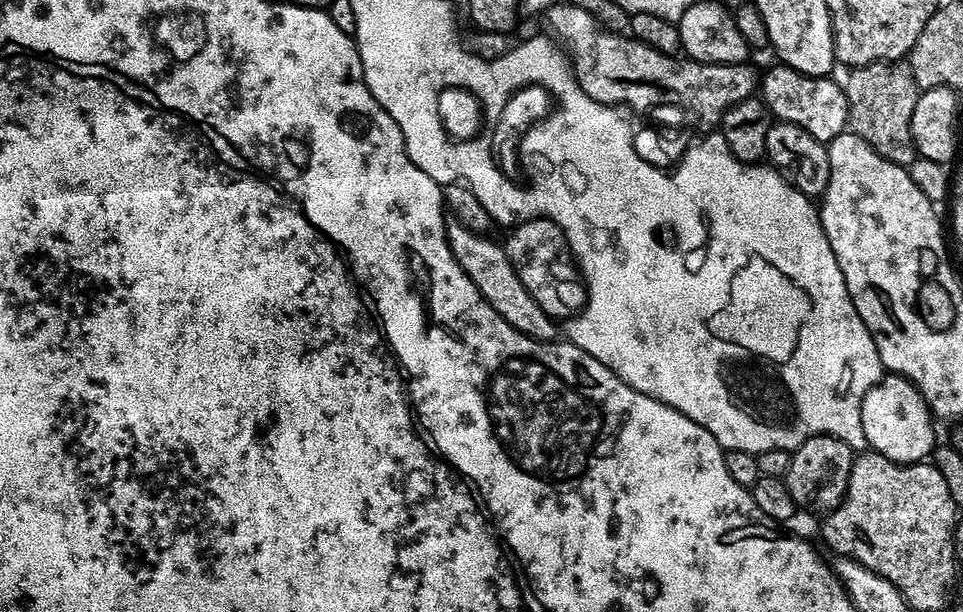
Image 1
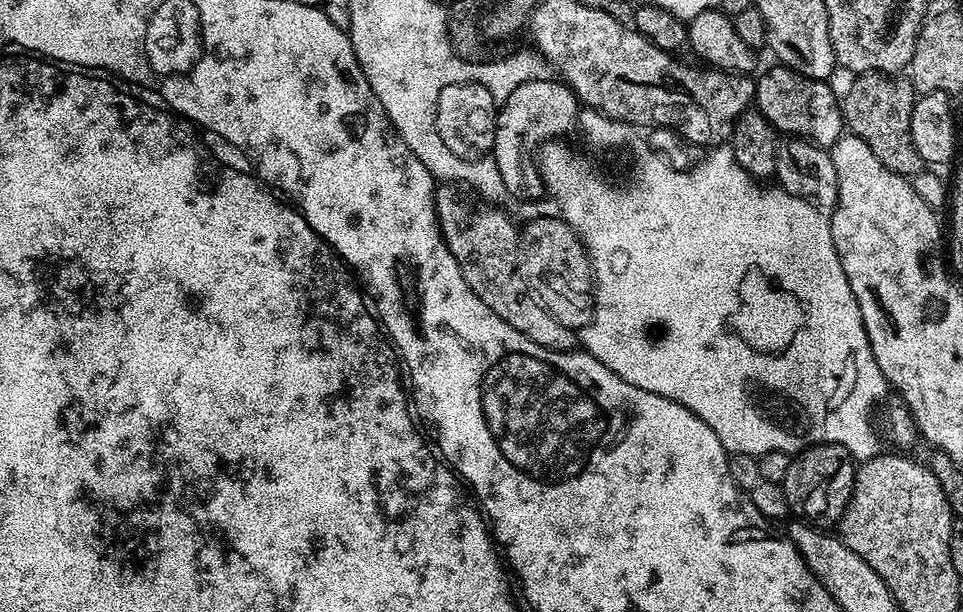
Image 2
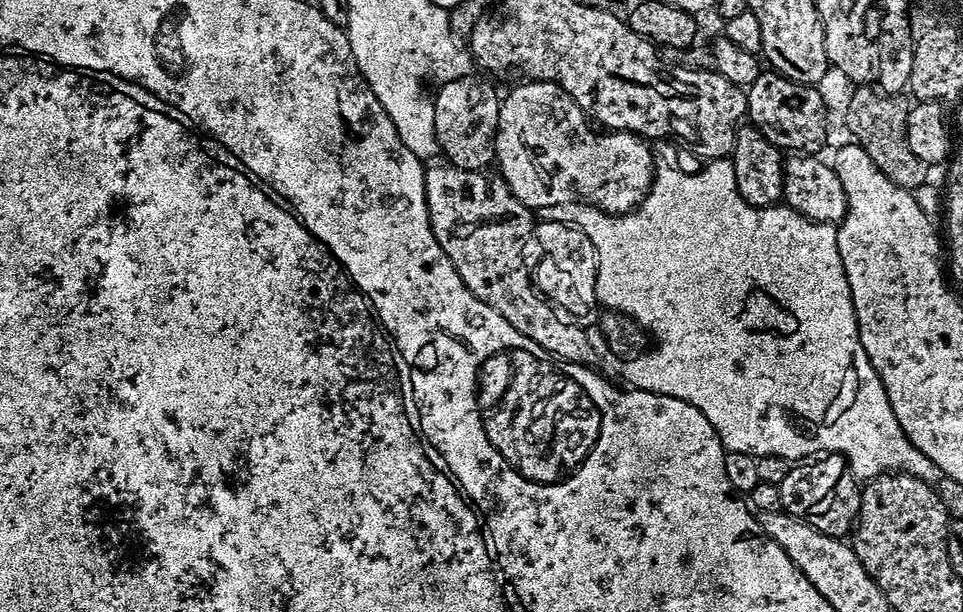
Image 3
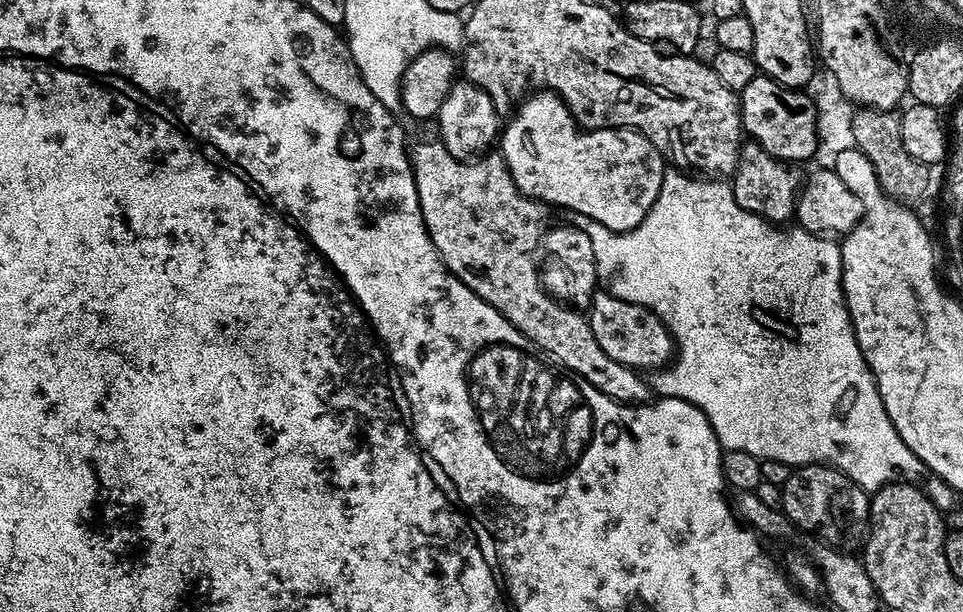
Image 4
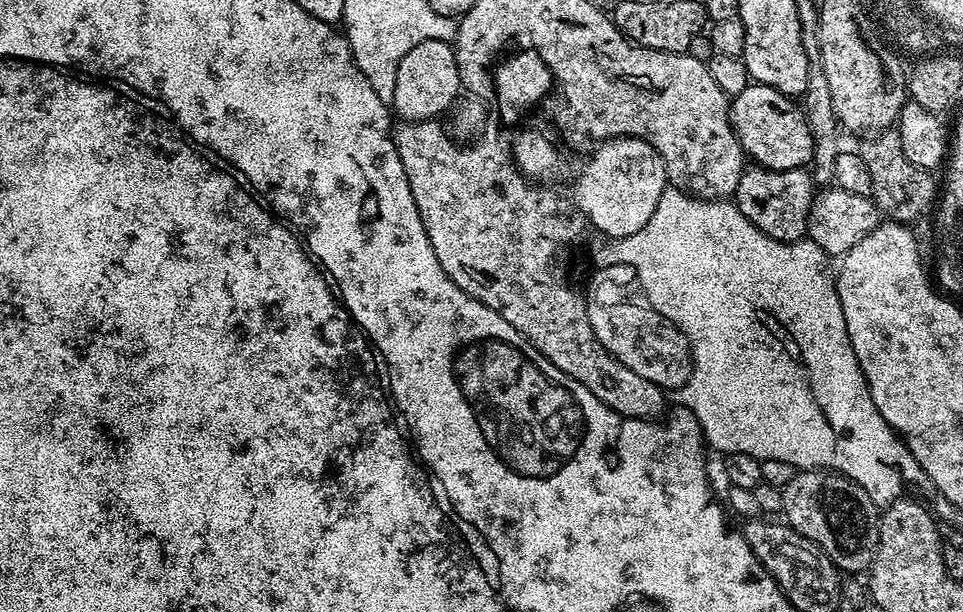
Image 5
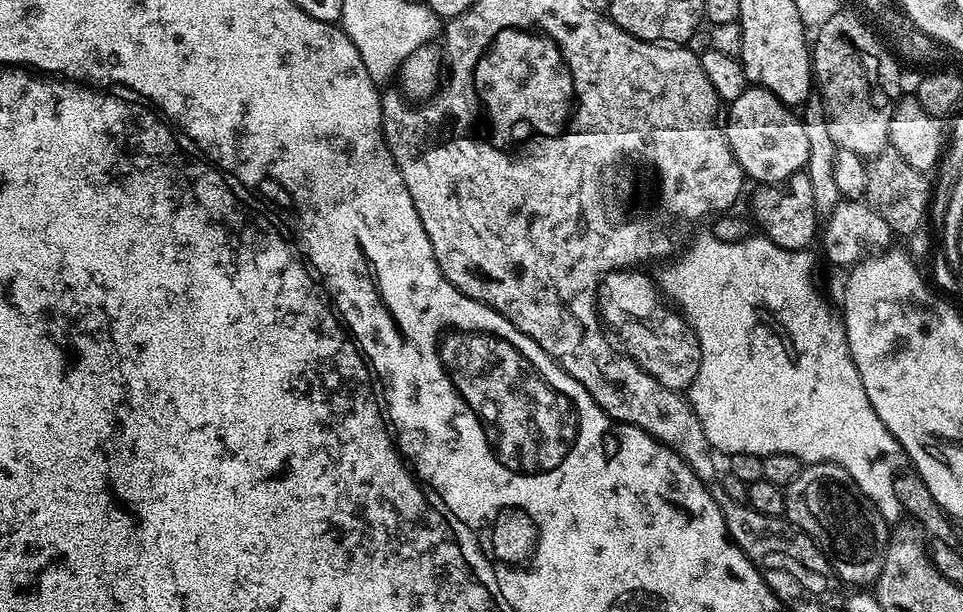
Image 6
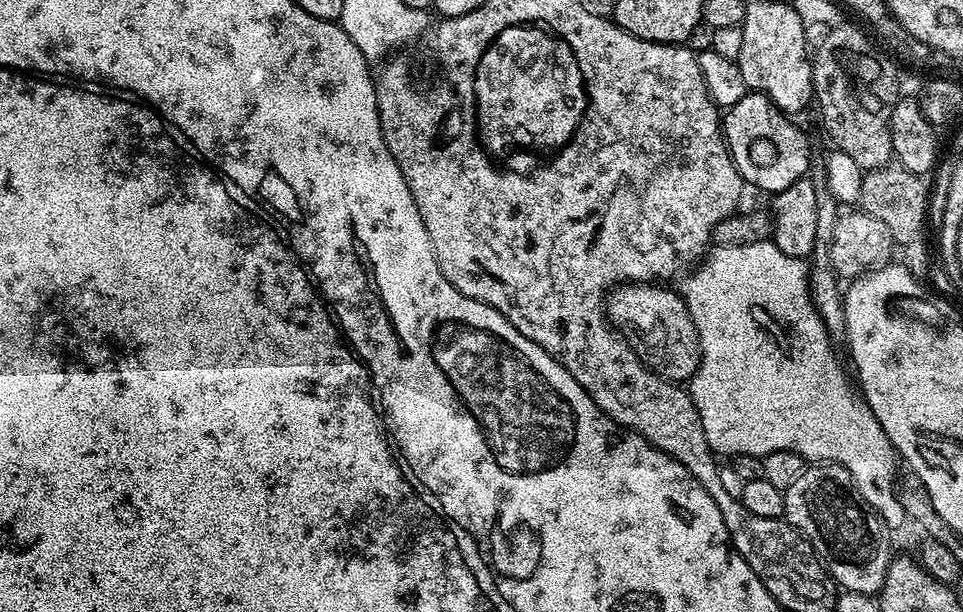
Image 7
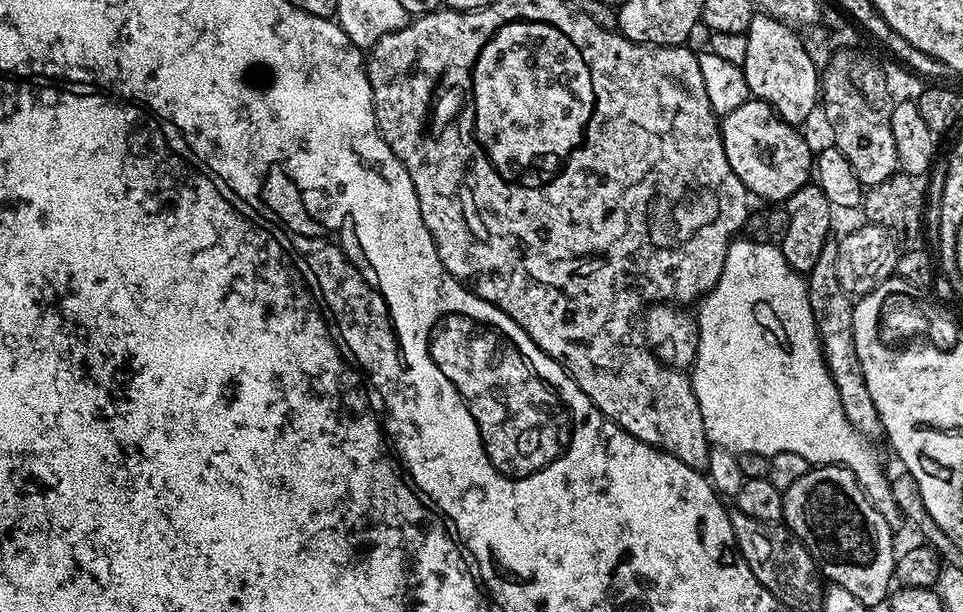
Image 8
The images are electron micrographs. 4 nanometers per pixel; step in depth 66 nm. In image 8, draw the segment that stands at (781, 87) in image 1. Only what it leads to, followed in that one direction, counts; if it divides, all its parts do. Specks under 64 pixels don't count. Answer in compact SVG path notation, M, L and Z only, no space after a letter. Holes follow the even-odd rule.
M750 98L738 110L720 120L720 137L726 150L726 162L730 162L730 170L738 174L738 178L753 197L761 196L764 202L784 202L794 195L803 184L809 183L814 172L814 152L808 149L799 127L788 124L764 100Z

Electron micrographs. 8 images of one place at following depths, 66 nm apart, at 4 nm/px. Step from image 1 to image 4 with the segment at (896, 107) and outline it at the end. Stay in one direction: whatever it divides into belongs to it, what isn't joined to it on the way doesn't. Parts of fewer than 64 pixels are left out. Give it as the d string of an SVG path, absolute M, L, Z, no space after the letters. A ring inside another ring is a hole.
M856 110L853 114L853 128L856 147L862 154L866 154L866 158L870 158L870 166L874 166L874 174L878 174L878 182L885 194L902 204L909 206L920 204L928 196L933 169L918 162L918 158L910 158L910 154L906 154L906 145L902 143L899 115L895 111Z

